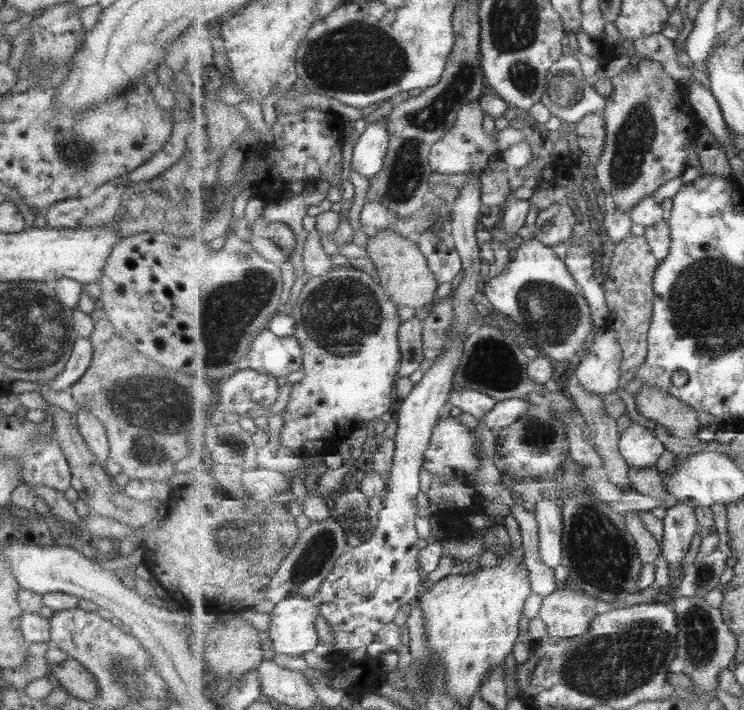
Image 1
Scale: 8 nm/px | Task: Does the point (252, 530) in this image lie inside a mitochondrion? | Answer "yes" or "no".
yes

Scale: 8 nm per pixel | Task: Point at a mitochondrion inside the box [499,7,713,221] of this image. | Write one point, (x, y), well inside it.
(632, 141)

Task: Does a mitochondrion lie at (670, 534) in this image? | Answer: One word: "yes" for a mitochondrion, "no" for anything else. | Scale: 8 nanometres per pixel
no

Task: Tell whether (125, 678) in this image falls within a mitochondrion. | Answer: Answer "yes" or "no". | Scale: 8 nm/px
yes

